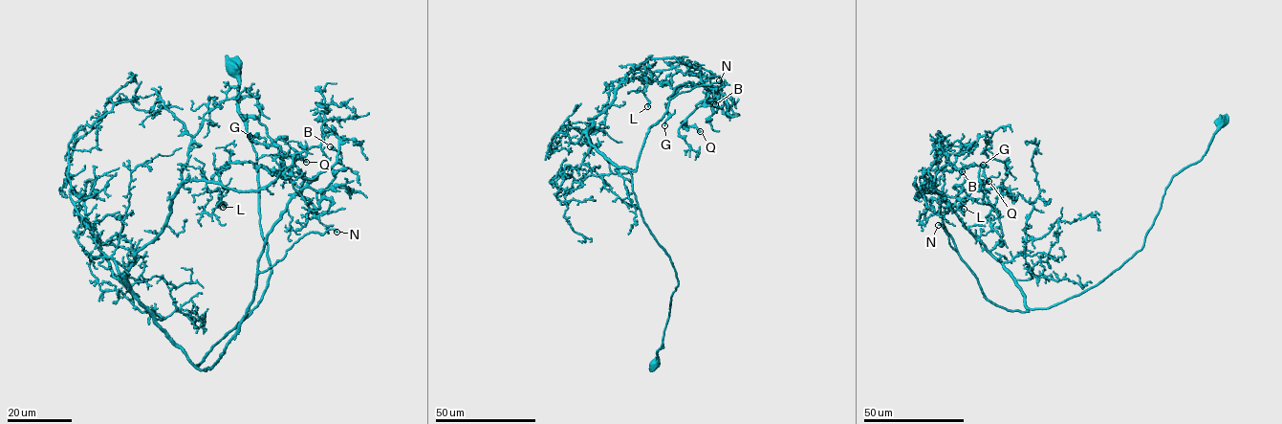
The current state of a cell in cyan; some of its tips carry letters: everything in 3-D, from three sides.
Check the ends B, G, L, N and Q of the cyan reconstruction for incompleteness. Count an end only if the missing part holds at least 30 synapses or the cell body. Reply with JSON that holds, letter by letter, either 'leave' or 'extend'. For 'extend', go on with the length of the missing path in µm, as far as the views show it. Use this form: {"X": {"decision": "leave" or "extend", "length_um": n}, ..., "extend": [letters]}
{"B": {"decision": "leave"}, "G": {"decision": "leave"}, "L": {"decision": "leave"}, "N": {"decision": "extend", "length_um": 30}, "Q": {"decision": "leave"}, "extend": ["N"]}

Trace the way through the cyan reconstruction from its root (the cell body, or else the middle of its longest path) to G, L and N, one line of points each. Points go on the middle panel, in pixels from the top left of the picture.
G: (654, 364), (678, 279), (643, 220), (629, 171), (674, 89), (701, 84), (683, 85), (670, 98), (664, 125)
L: (654, 364), (678, 279), (643, 220), (630, 171), (612, 164), (587, 134), (637, 66), (646, 78), (647, 106)
N: (654, 364), (678, 279), (643, 220), (629, 171), (668, 101), (719, 80)

